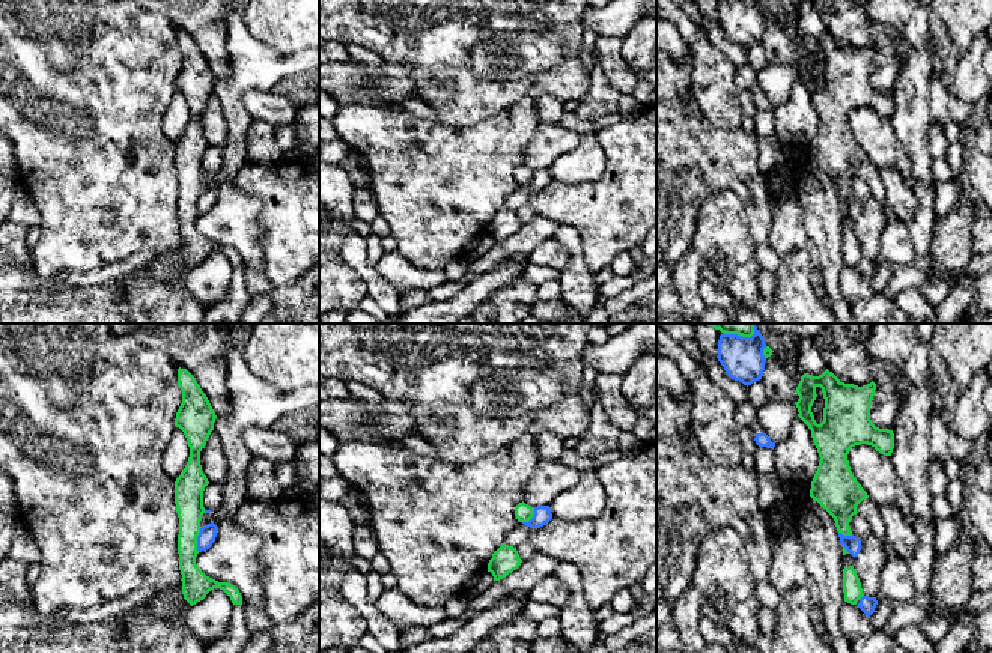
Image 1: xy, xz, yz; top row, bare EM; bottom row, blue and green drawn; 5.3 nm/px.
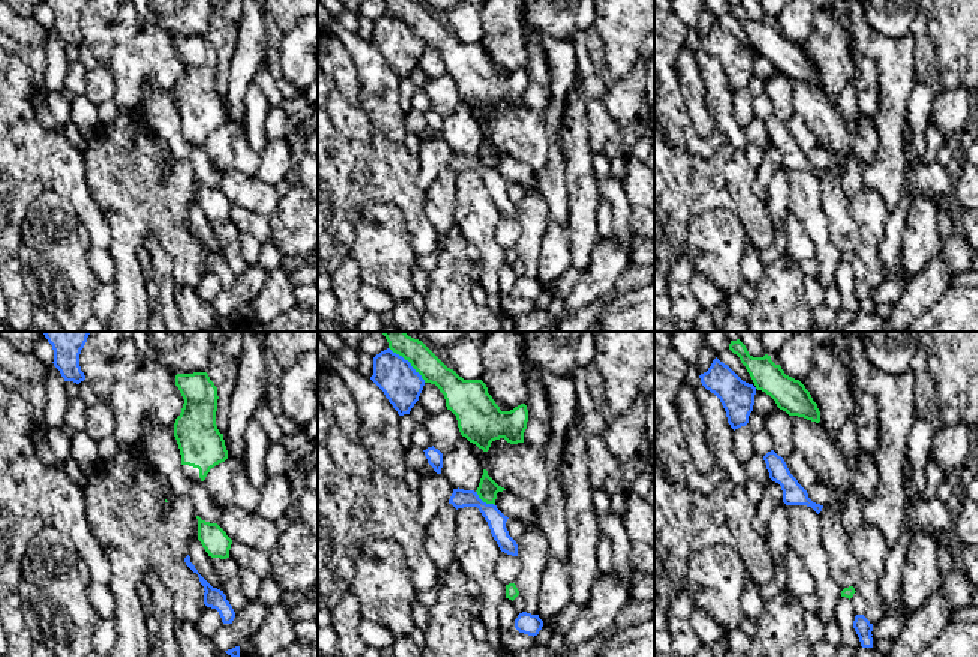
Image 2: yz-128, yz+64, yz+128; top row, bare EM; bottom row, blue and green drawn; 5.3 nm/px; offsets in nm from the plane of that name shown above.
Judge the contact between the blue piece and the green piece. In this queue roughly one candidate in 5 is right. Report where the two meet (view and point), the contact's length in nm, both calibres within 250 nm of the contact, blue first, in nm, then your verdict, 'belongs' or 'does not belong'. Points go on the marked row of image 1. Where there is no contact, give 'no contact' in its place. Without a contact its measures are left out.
contact xy (197, 539); length 140 nm; calibres 90 and 160 nm; does not belong

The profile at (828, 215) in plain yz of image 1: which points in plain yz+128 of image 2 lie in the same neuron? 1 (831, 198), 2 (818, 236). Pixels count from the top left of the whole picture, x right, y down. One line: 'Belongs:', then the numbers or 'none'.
Belongs: 2

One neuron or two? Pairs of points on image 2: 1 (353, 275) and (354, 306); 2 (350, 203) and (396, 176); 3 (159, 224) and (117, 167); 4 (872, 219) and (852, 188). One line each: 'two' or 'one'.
1: one
2: one
3: one
4: two

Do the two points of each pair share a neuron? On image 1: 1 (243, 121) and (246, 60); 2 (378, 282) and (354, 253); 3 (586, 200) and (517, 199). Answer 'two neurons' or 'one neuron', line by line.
1: one neuron
2: one neuron
3: two neurons

